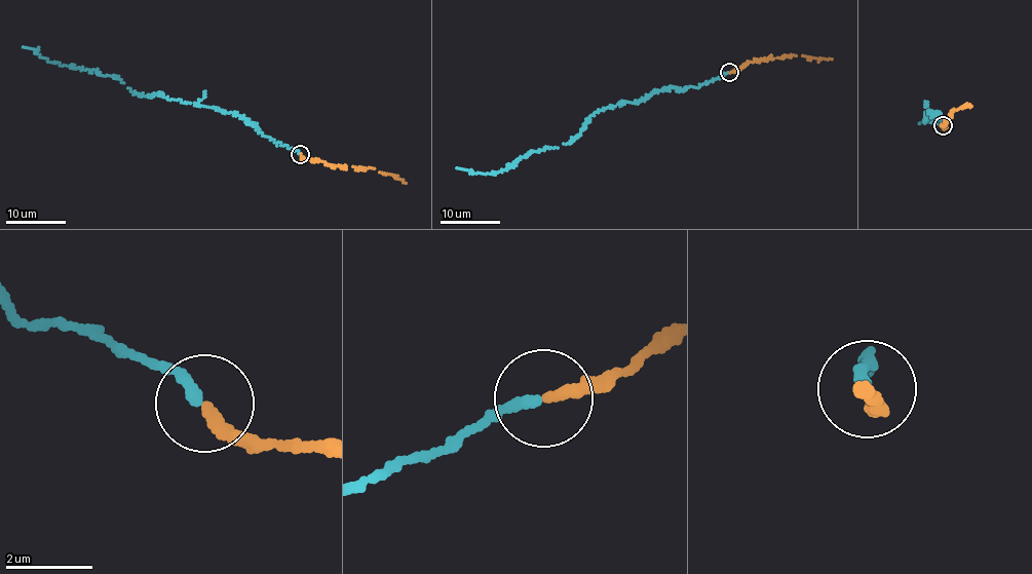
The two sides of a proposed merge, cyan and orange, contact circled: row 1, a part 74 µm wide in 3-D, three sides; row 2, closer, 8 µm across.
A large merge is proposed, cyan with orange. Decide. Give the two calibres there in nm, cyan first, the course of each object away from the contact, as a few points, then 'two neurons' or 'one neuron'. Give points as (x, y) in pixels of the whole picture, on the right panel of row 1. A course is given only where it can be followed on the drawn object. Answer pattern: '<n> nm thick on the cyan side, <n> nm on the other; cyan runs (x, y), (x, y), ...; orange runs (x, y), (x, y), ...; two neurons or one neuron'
280 nm thick on the cyan side, 320 nm on the other; cyan runs (942, 124), (930, 112), (923, 120), (943, 121), (935, 115), (940, 119), (935, 122), (919, 123); orange runs (943, 124), (944, 127), (952, 111), (965, 105), (971, 107); one neuron

